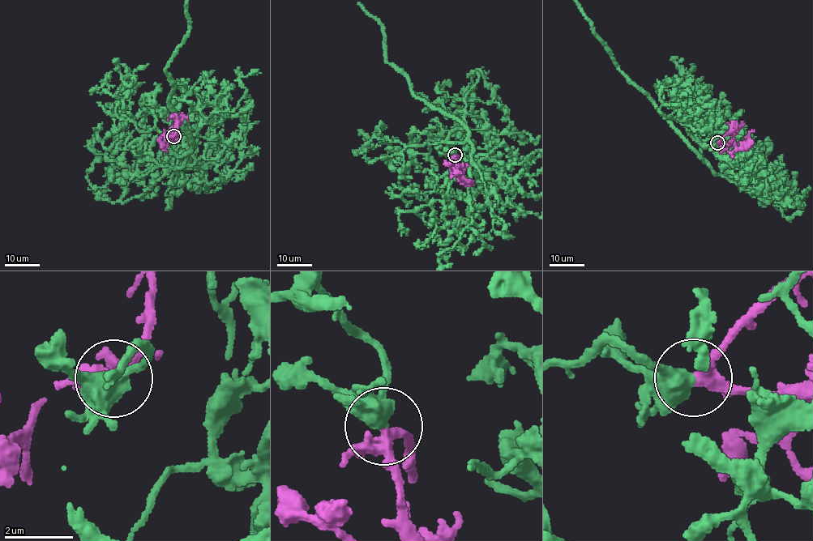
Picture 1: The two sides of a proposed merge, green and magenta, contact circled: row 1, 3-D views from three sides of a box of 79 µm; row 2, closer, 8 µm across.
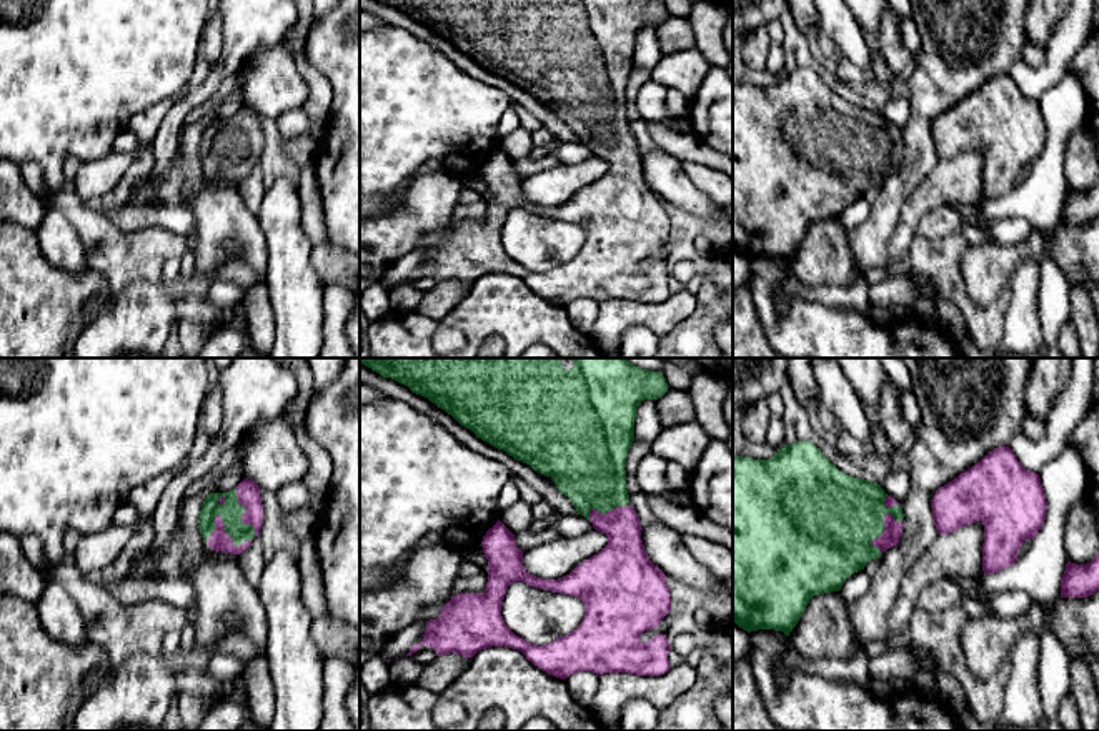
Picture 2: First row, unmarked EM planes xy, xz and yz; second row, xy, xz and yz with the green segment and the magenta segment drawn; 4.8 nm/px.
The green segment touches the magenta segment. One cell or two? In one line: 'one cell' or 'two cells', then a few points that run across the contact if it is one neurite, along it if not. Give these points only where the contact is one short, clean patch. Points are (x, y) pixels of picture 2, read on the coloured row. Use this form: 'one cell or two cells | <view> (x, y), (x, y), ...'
one cell | xy (230, 512), (230, 520), (225, 527), (218, 540)

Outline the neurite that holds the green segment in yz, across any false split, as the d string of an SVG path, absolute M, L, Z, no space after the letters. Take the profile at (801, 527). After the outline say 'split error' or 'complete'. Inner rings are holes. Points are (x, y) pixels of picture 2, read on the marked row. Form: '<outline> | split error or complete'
M811 441L786 445L769 460L733 456L733 621L748 633L774 629L789 636L813 596L839 591L851 574L864 569L868 561L881 558L886 549L899 543L903 520L903 505L888 496L878 483L839 471Z | split error

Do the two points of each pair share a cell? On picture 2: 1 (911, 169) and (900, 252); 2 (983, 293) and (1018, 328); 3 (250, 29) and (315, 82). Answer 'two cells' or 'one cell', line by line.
1: two cells
2: two cells
3: two cells

